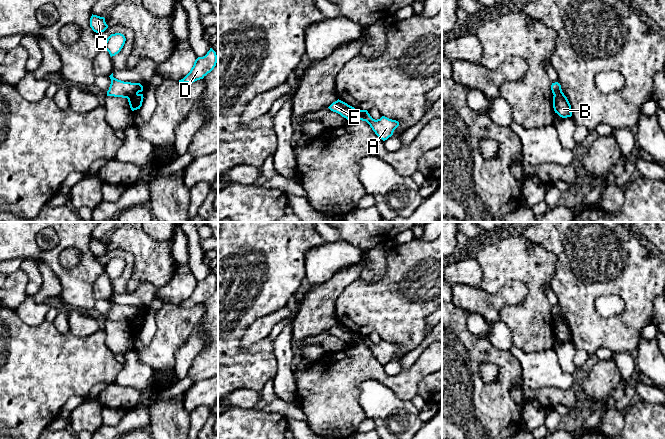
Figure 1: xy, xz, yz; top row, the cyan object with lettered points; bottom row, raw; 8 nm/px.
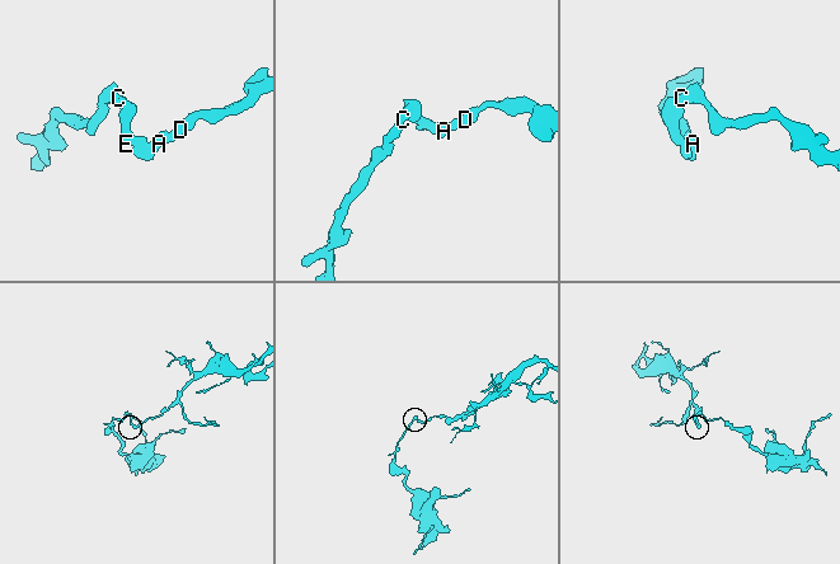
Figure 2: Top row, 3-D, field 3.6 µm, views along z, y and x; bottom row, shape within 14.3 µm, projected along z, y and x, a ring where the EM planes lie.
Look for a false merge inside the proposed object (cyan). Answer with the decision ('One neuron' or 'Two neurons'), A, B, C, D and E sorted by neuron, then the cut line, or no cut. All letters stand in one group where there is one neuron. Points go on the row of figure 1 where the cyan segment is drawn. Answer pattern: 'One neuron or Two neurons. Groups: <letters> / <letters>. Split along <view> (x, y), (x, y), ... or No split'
Two neurons. Groups: A B D / C E. Split along xz (361, 110), (356, 111), (348, 120)

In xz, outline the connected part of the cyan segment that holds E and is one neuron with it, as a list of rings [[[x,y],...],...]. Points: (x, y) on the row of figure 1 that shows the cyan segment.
[[[339,99],[333,102],[328,108],[331,111],[340,114],[342,117],[346,118],[347,120],[350,120],[350,118],[355,112],[361,111],[361,110],[355,109],[354,107],[348,105],[347,103]]]

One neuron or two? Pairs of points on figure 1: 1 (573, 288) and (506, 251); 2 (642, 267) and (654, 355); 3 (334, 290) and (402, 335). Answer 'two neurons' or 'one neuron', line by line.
1: two neurons
2: two neurons
3: two neurons

